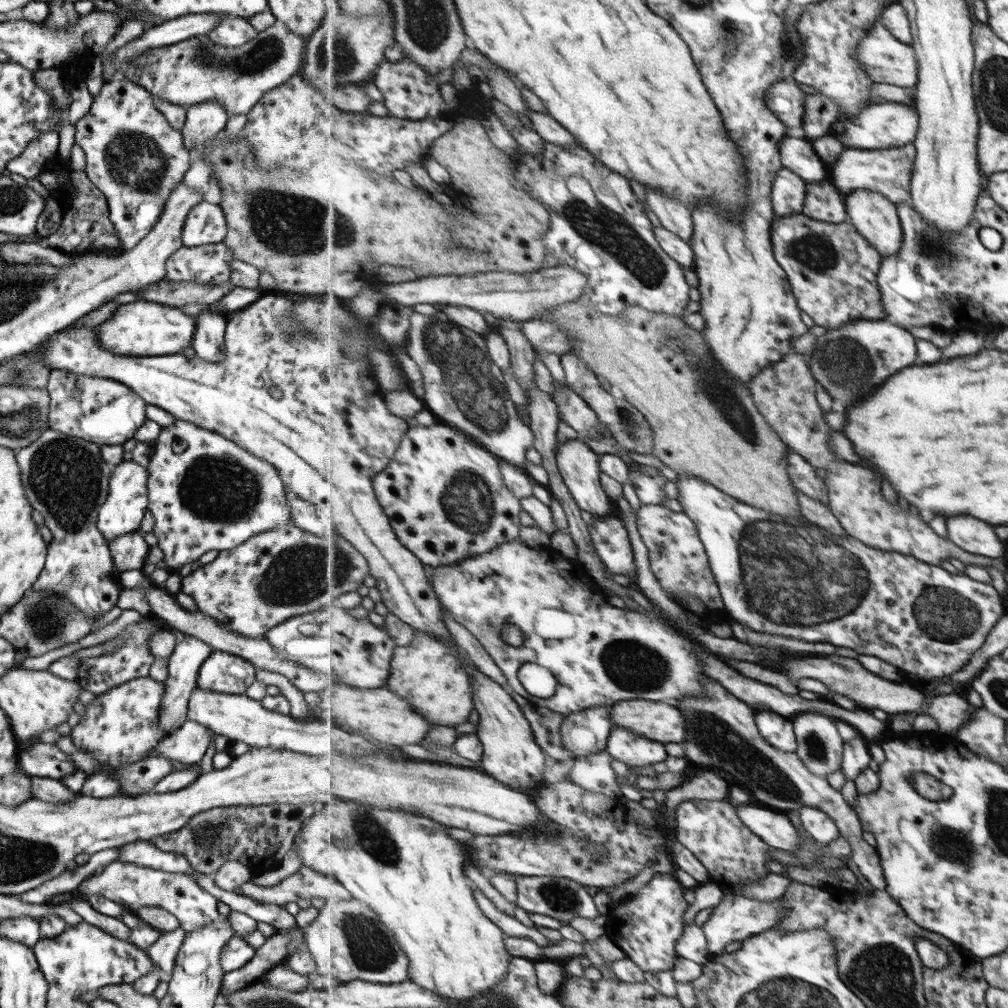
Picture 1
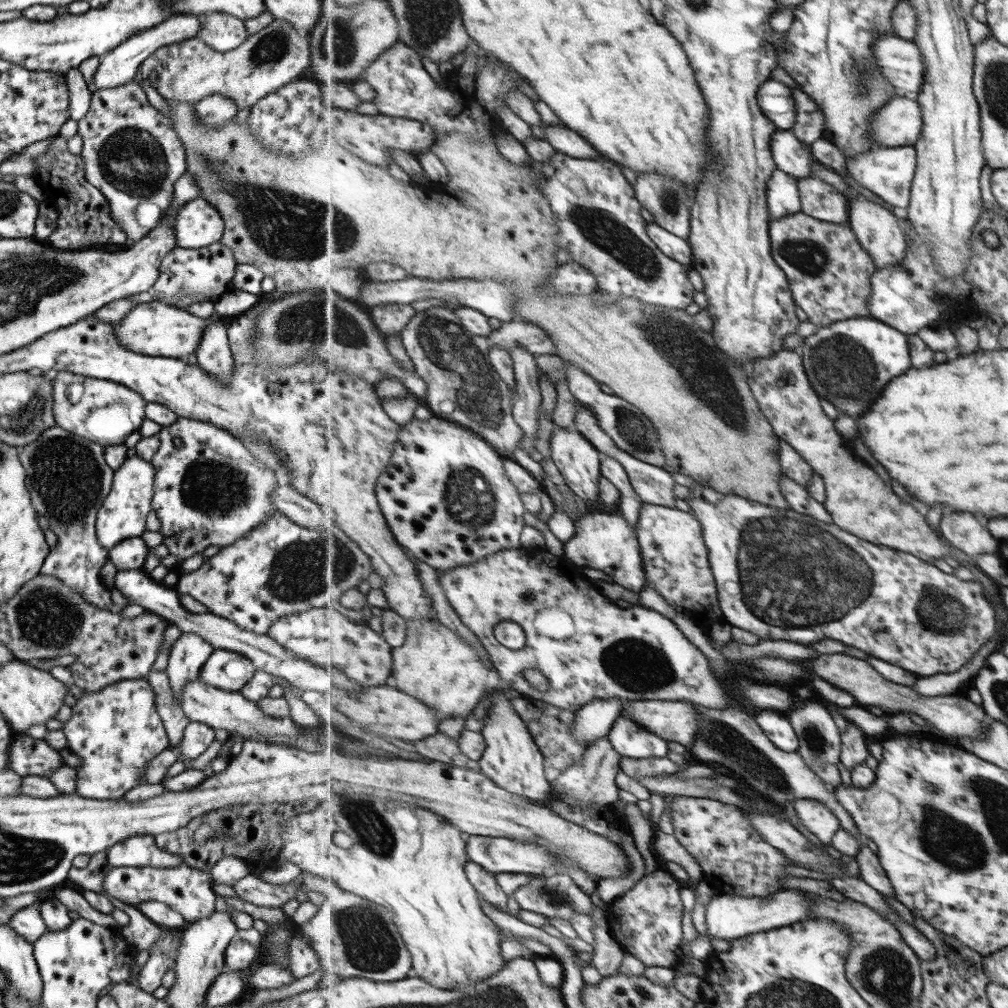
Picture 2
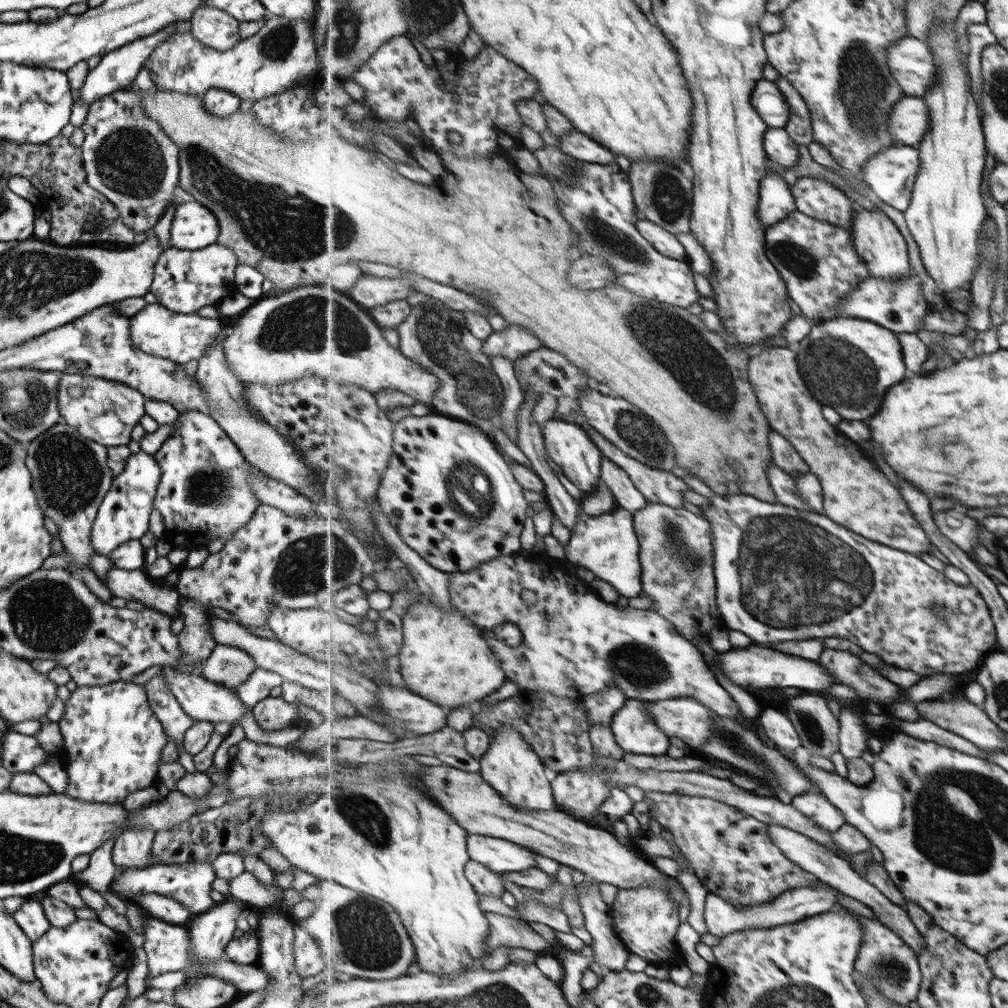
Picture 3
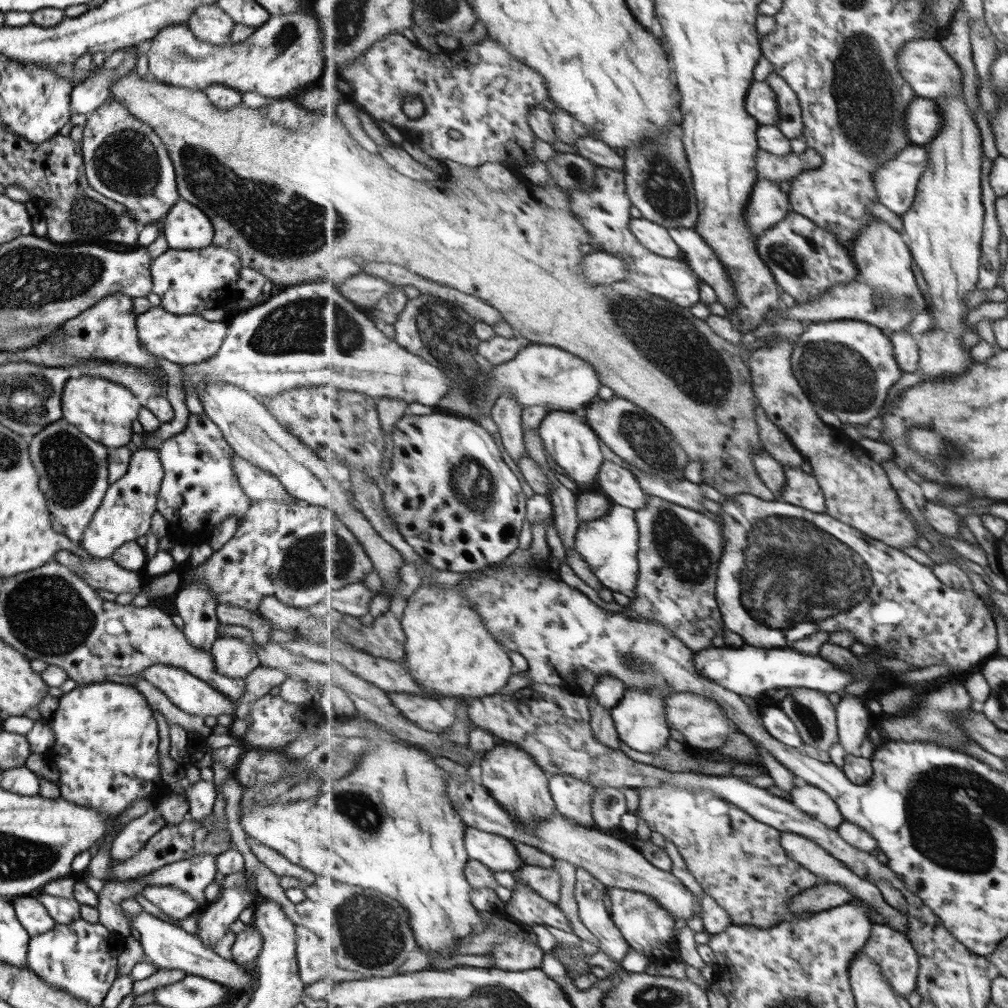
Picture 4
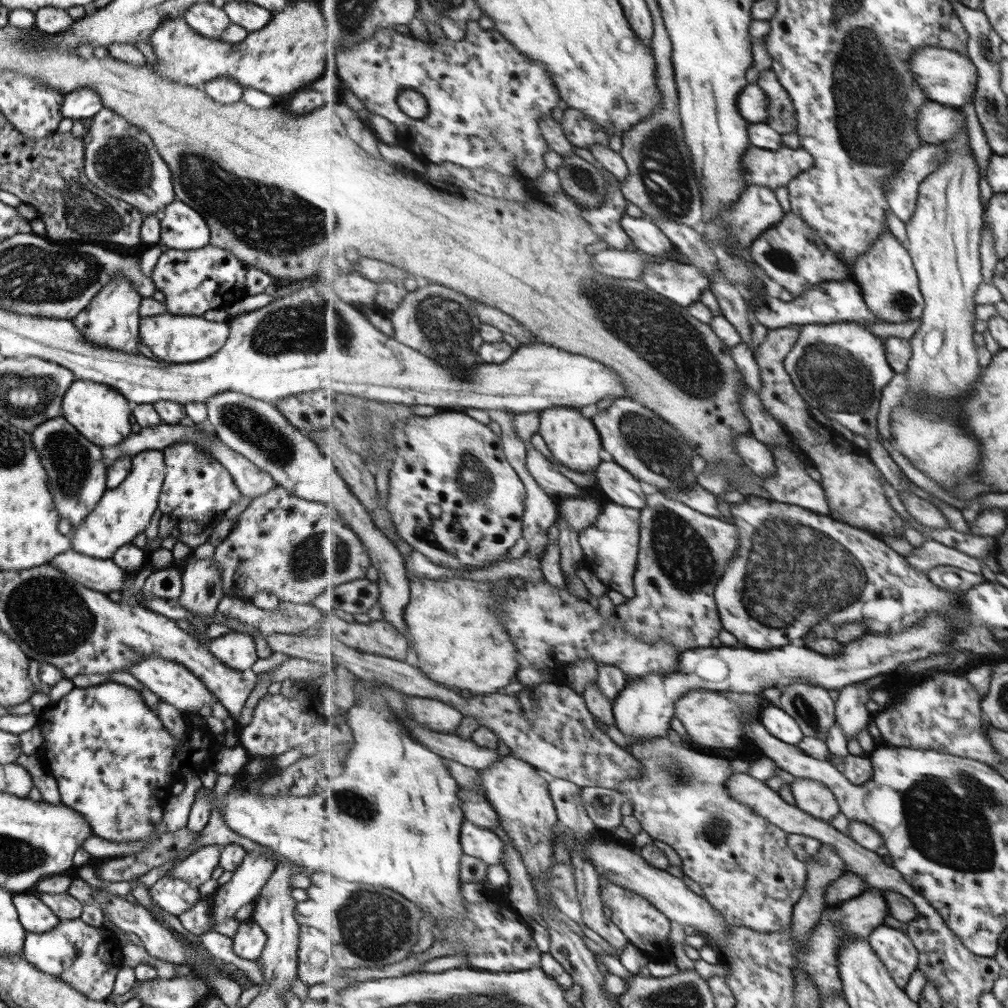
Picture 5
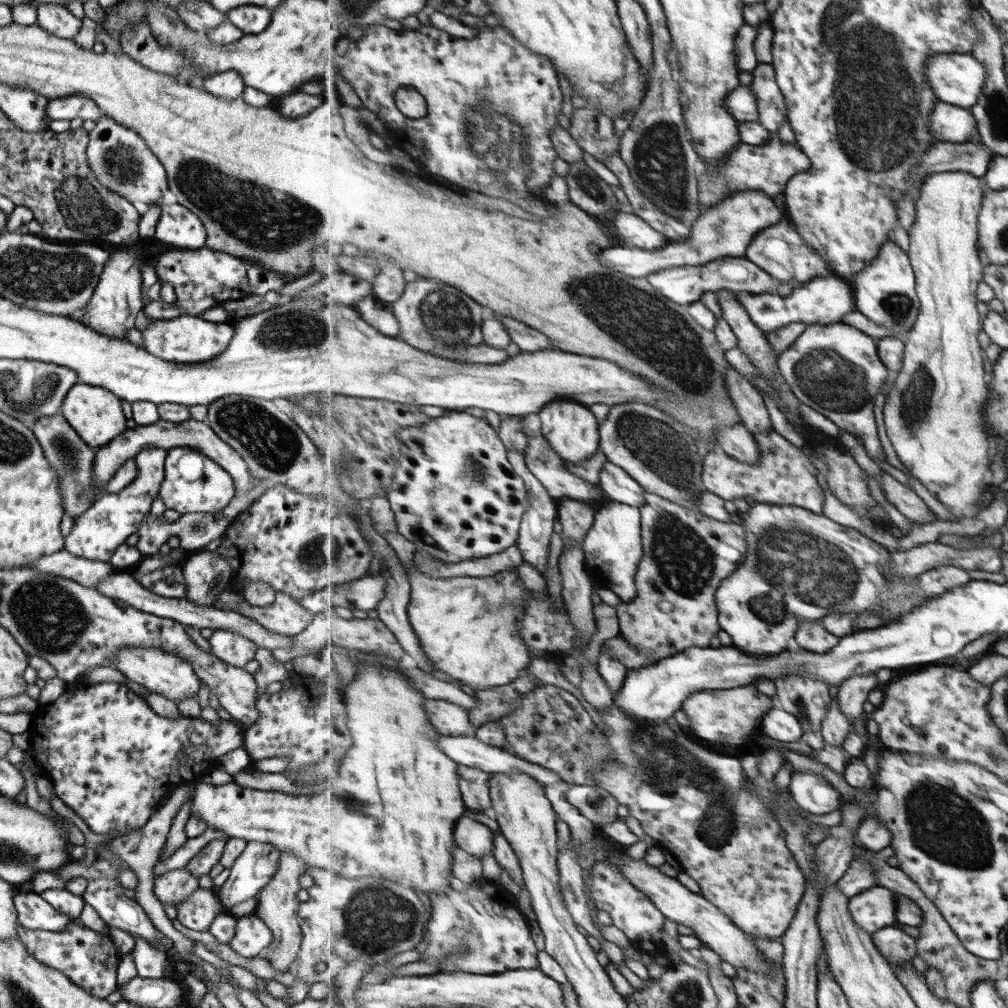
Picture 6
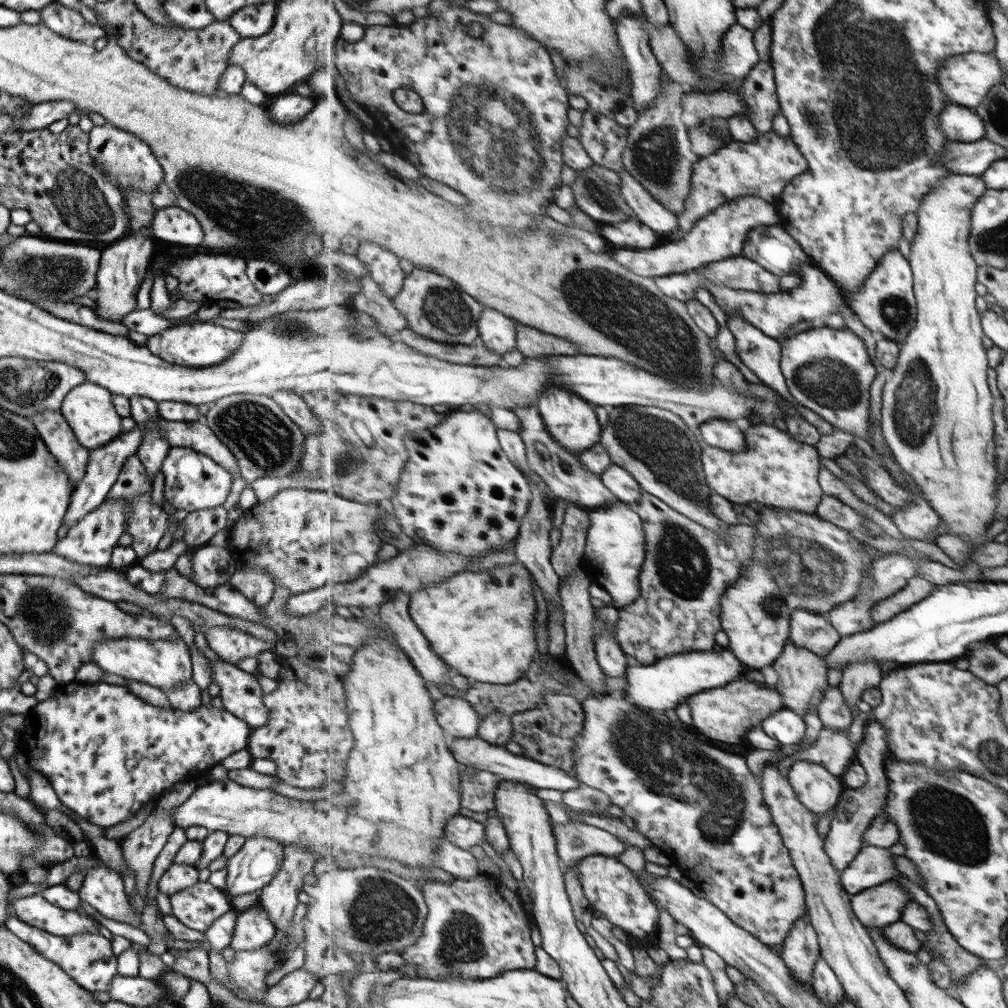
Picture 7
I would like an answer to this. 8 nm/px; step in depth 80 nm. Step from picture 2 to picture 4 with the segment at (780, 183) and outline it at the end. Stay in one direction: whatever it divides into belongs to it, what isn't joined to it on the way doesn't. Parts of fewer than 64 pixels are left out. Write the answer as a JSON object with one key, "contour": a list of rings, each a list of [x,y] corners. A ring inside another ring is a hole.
{"contour":[[[759,180],[752,192],[752,198],[747,207],[746,219],[749,223],[753,236],[757,239],[770,228],[779,224],[791,211],[792,202],[790,201],[789,192],[785,193],[781,190],[781,184],[772,180]]]}

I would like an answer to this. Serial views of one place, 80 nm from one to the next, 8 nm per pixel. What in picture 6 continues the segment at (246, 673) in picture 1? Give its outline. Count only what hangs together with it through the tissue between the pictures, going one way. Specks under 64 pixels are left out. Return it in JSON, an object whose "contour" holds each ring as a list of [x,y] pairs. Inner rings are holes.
{"contour":[[[214,630],[203,644],[212,656],[242,669],[254,658],[258,648],[251,640],[227,630]]]}

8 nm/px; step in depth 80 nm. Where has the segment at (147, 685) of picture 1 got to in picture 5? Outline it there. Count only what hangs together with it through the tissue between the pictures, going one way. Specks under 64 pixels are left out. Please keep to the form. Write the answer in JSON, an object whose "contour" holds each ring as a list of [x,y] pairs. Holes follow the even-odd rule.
{"contour":[[[114,681],[85,688],[73,686],[67,694],[36,714],[36,726],[43,736],[43,745],[35,754],[49,772],[50,780],[60,794],[60,802],[83,815],[91,825],[93,835],[111,842],[147,838],[162,820],[162,799],[170,785],[210,767],[211,757],[220,748],[239,744],[236,729],[221,734],[221,741],[199,727],[186,729],[180,738],[173,738],[145,705],[138,691]]]}

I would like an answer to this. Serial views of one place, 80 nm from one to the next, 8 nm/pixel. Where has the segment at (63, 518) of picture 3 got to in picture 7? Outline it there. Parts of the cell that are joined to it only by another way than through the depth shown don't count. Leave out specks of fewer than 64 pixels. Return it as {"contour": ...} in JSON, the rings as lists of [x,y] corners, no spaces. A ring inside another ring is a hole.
{"contour":[[[58,410],[35,412],[31,421],[49,454],[65,471],[70,487],[75,489],[76,484],[83,478],[89,451],[77,442]]]}

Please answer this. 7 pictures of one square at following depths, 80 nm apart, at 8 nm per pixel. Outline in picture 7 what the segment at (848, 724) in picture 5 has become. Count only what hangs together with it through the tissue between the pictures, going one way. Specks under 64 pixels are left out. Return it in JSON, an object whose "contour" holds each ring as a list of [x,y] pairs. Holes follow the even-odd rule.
{"contour":[[[857,661],[848,664],[844,669],[838,687],[842,690],[846,703],[855,706],[857,702],[861,702],[866,690],[879,687],[883,679],[881,664]]]}

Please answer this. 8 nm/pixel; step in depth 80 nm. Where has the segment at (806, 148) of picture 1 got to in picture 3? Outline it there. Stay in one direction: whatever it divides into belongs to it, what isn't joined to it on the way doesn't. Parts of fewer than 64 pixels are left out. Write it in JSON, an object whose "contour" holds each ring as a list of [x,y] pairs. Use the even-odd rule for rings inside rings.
{"contour":[[[767,128],[765,133],[765,150],[773,163],[781,167],[781,171],[787,171],[797,166],[798,145],[789,136],[785,128]]]}

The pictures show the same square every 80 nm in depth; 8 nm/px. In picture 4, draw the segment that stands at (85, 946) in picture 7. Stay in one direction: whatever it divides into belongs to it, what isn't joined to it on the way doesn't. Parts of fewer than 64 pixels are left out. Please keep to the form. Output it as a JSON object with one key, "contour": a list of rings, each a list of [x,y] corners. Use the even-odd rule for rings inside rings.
{"contour":[[[79,918],[69,924],[54,924],[51,930],[43,934],[31,936],[28,940],[26,952],[26,968],[35,972],[53,988],[66,990],[71,996],[86,1002],[89,1005],[101,1004],[109,987],[113,984],[117,974],[117,956],[123,952],[124,937],[114,931],[107,930],[101,924],[90,924]]]}

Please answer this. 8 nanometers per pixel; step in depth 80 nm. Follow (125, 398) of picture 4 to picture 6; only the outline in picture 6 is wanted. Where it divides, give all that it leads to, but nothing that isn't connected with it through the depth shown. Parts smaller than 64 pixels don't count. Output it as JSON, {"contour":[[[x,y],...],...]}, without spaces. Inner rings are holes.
{"contour":[[[73,384],[62,398],[59,413],[79,438],[92,448],[106,445],[126,429],[121,400],[109,390],[89,384]]]}

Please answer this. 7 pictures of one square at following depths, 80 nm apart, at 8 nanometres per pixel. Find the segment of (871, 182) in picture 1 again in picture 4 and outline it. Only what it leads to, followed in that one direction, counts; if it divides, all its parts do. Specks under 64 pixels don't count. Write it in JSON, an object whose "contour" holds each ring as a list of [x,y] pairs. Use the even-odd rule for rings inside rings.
{"contour":[[[911,145],[883,164],[875,176],[879,201],[903,216],[913,206],[918,182],[929,166],[926,145]]]}

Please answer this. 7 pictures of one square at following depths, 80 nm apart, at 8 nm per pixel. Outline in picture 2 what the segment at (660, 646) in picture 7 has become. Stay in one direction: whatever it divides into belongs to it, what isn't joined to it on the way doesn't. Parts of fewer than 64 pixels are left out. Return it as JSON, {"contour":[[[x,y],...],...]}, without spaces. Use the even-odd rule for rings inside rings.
{"contour":[[[644,503],[636,532],[642,548],[646,581],[649,582],[647,586],[656,590],[673,610],[705,631],[712,624],[725,621],[699,517],[678,508]]]}

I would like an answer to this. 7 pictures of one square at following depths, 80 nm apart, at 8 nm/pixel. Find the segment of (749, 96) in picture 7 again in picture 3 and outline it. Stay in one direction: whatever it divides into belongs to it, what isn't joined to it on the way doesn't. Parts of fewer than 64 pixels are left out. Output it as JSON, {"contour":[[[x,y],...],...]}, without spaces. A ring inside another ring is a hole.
{"contour":[[[780,75],[775,82],[783,91],[785,102],[789,104],[789,123],[785,130],[795,143],[810,145],[815,139],[815,130],[813,130],[813,118],[807,102],[790,80]]]}

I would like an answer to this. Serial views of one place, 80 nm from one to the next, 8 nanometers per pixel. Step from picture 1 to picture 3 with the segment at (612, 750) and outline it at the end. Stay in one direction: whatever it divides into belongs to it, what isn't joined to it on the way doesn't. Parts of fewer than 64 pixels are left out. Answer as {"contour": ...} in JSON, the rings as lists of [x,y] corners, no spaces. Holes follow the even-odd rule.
{"contour":[[[629,698],[610,726],[615,740],[625,752],[649,756],[666,755],[673,742],[670,736],[657,727],[649,711],[649,703],[653,701]]]}

